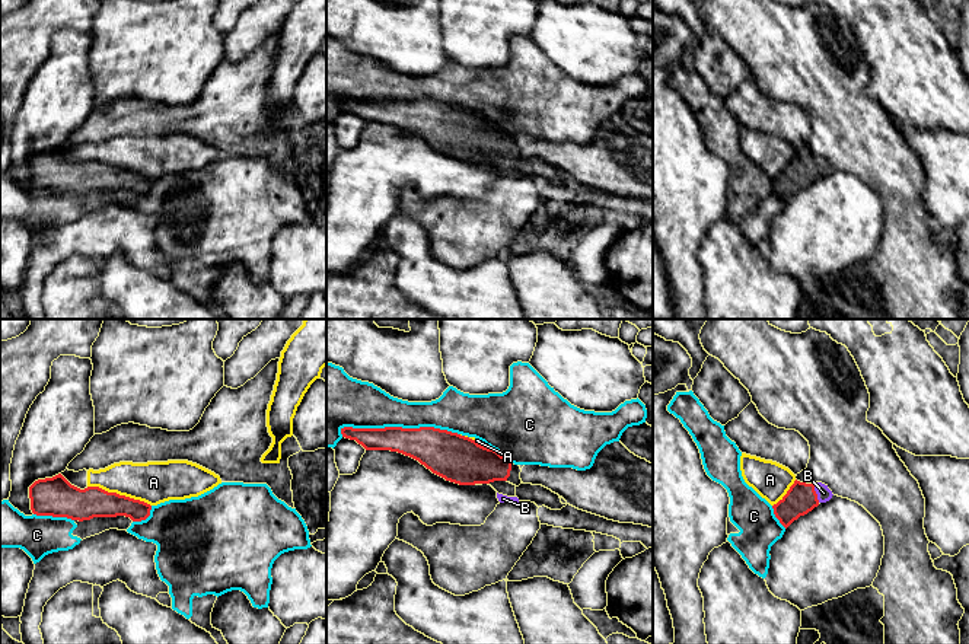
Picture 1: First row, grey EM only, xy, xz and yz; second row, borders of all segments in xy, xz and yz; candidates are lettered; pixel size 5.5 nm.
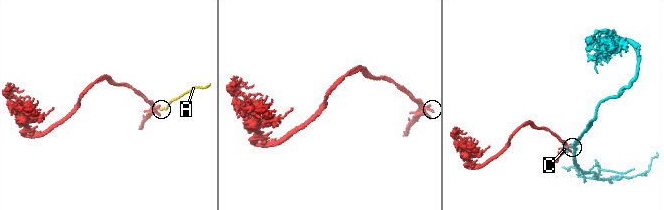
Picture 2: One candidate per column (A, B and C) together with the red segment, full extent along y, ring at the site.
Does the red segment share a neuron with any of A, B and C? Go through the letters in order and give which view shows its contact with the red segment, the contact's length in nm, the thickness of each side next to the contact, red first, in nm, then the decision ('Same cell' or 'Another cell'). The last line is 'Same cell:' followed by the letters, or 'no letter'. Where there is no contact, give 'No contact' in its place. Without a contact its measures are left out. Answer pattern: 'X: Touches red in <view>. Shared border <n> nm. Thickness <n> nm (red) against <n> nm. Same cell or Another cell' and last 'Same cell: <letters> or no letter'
A: Touches red in xy. Shared border 360 nm. Thickness 180 nm (red) against 240 nm. Another cell
B: Touches red in yz. Shared border 120 nm. Thickness 170 nm (red) against 80 nm. Same cell
C: Touches red in xz. Shared border 650 nm. Thickness 220 nm (red) against 260 nm. Another cell
Same cell: B

